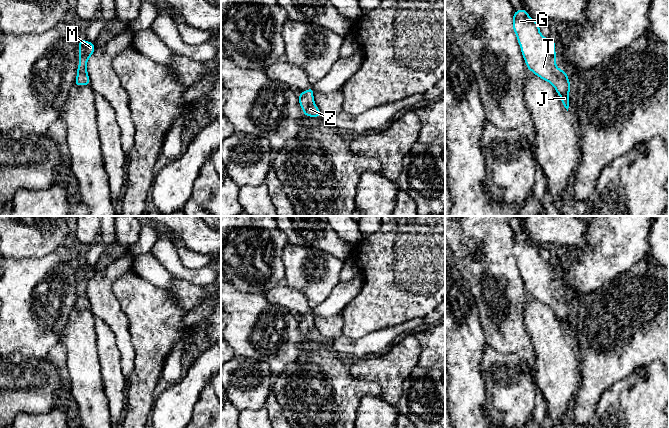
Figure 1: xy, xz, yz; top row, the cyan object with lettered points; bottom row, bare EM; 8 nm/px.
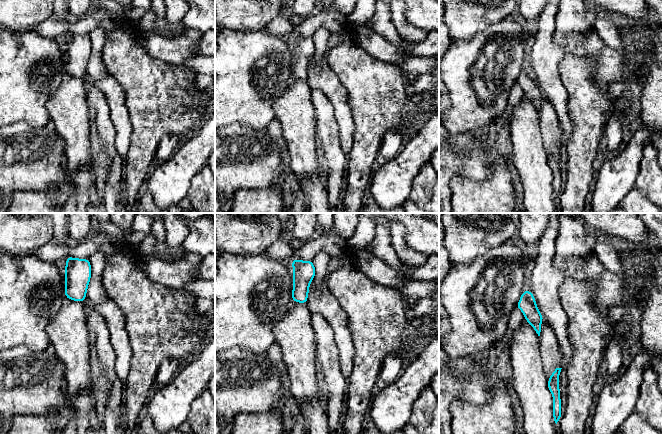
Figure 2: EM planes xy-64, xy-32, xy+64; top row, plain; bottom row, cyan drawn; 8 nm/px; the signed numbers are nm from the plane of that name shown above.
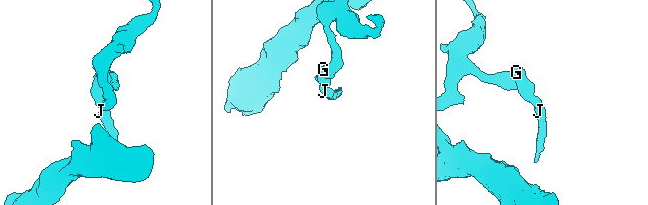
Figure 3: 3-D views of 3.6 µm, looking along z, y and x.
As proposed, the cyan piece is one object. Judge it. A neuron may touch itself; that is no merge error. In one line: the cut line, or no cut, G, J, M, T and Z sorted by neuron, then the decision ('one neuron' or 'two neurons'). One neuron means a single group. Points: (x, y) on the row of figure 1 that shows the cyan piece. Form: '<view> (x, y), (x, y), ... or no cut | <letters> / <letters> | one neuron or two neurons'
no cut | G J M T Z | one neuron

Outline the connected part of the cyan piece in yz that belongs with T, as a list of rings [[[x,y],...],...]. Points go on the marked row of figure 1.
[[[526,10],[514,12],[512,27],[527,68],[553,85],[568,111],[571,89],[568,75],[556,66],[555,40],[545,38],[539,26],[538,21],[533,20]]]

